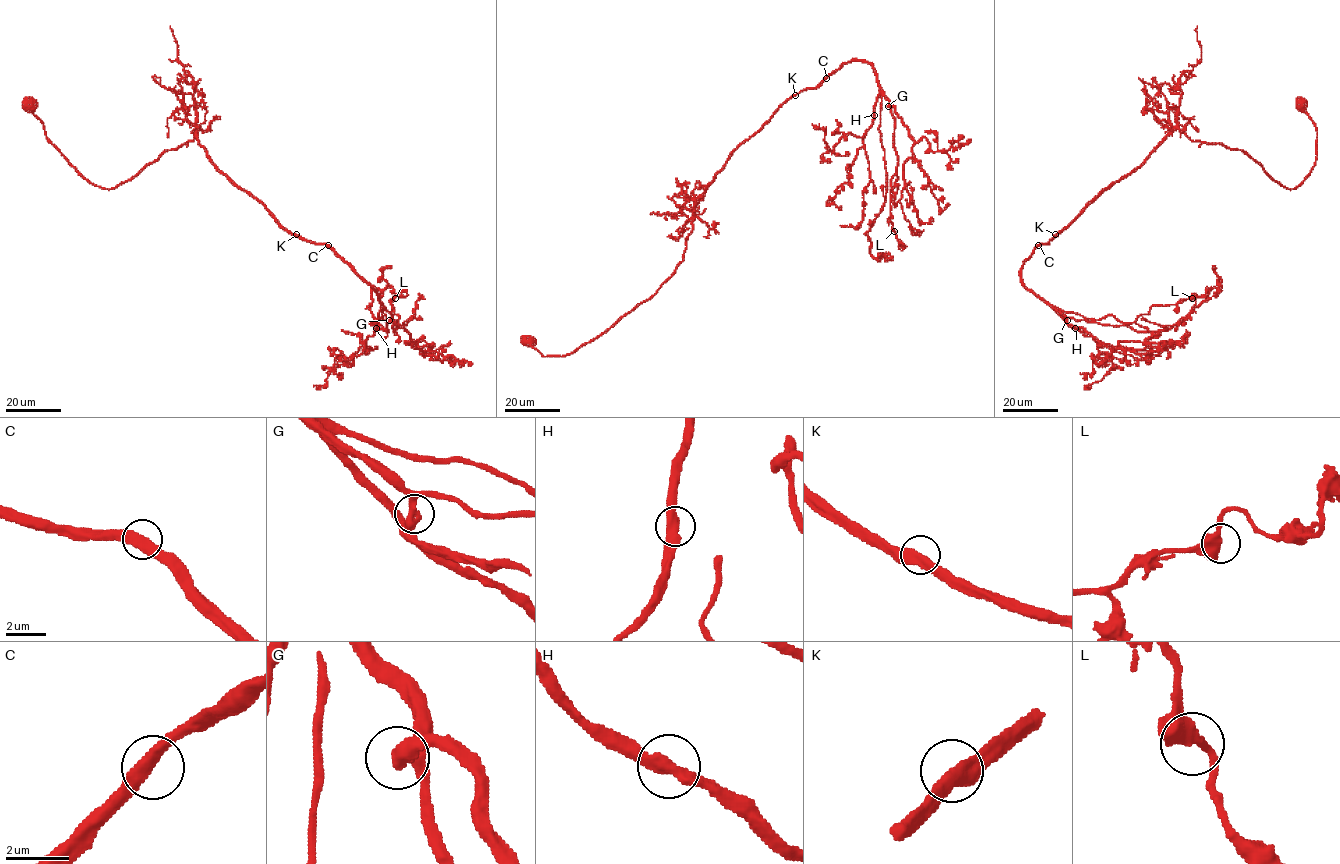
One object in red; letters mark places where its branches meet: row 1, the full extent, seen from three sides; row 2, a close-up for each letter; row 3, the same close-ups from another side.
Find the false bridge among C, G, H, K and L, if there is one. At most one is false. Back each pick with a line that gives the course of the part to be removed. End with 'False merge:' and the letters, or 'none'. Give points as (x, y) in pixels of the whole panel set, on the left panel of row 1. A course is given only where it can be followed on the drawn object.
False merge: none

